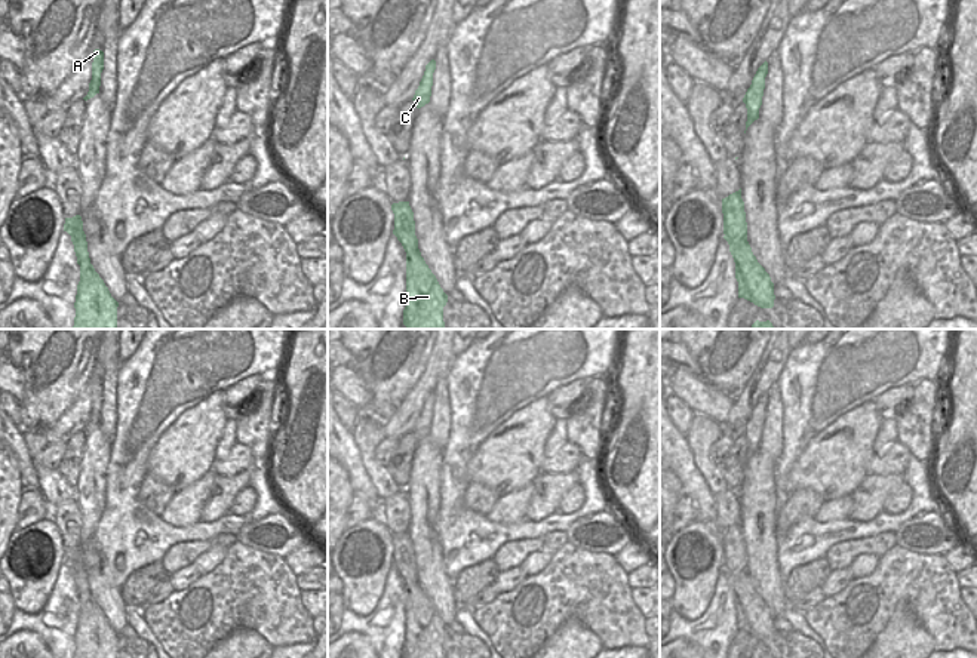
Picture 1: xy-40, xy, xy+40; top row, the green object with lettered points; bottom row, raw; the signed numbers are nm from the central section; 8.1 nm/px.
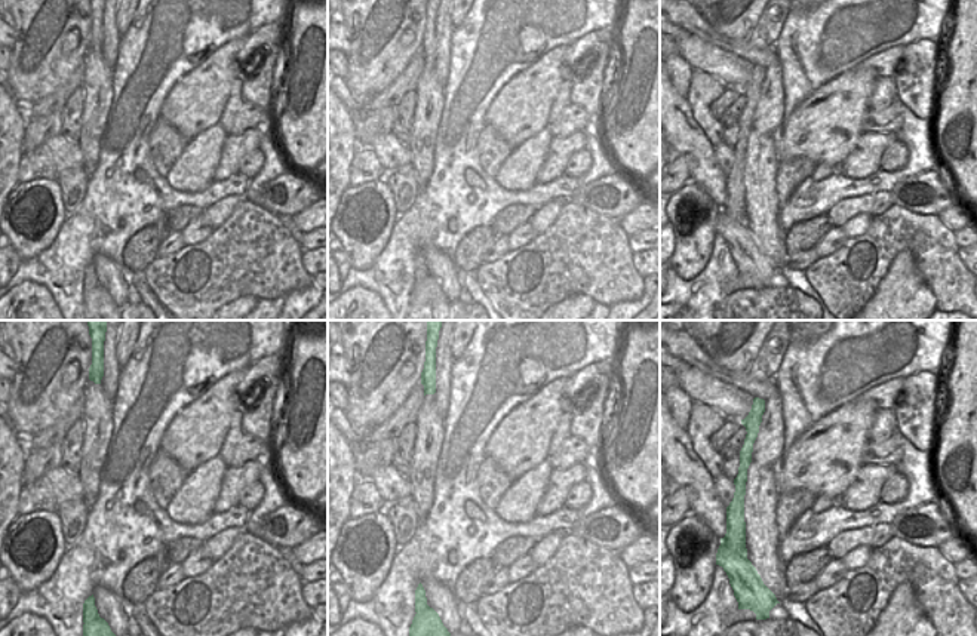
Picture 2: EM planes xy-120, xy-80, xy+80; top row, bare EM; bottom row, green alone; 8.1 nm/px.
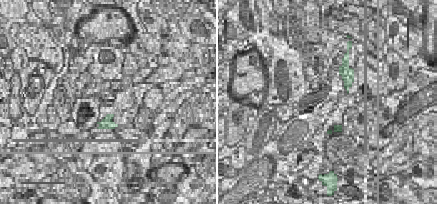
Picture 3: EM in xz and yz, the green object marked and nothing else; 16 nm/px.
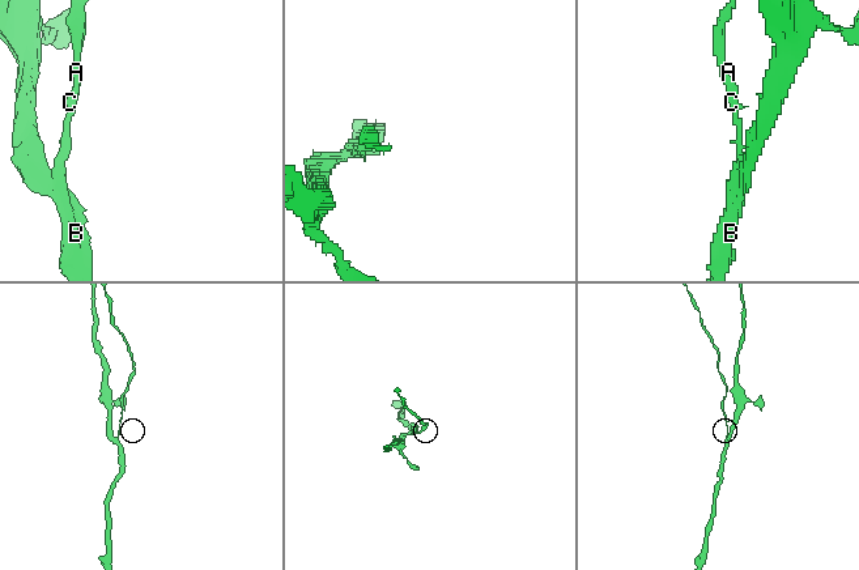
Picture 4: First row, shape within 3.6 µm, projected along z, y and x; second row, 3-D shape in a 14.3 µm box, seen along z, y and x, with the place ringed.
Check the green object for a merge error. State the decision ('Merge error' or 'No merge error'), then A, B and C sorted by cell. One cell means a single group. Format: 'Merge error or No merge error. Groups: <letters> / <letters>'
Merge error. Groups: A C / B.

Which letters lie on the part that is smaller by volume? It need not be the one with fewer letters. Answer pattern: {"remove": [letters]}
{"remove": ["A", "C"]}

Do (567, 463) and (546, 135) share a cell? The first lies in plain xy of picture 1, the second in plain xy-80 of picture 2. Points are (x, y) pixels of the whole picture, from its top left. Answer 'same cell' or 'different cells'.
different cells

